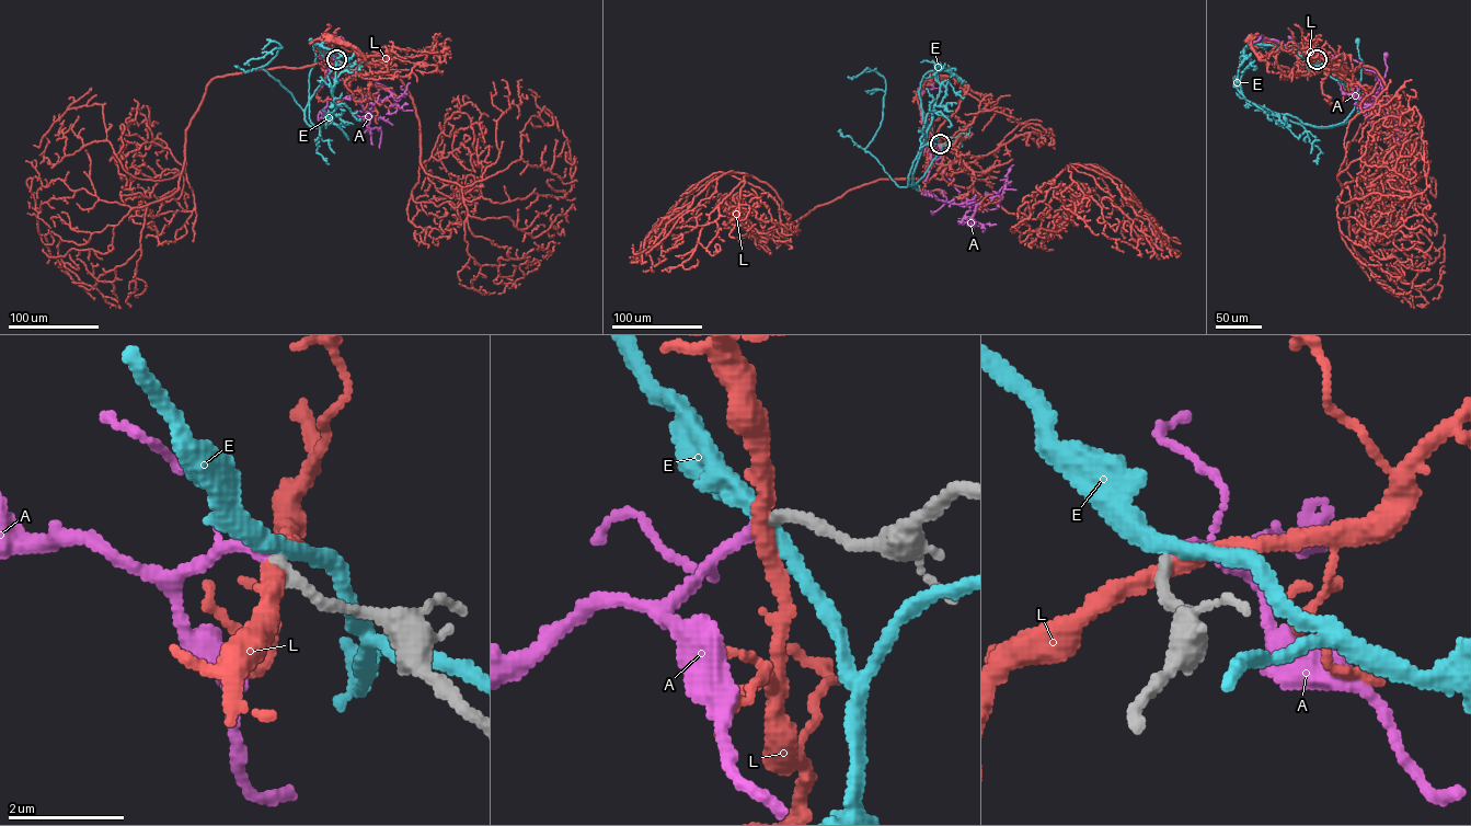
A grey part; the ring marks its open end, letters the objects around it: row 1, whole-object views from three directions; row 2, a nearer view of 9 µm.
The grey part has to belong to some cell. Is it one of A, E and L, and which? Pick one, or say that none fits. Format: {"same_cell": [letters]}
{"same_cell": ["A"]}

